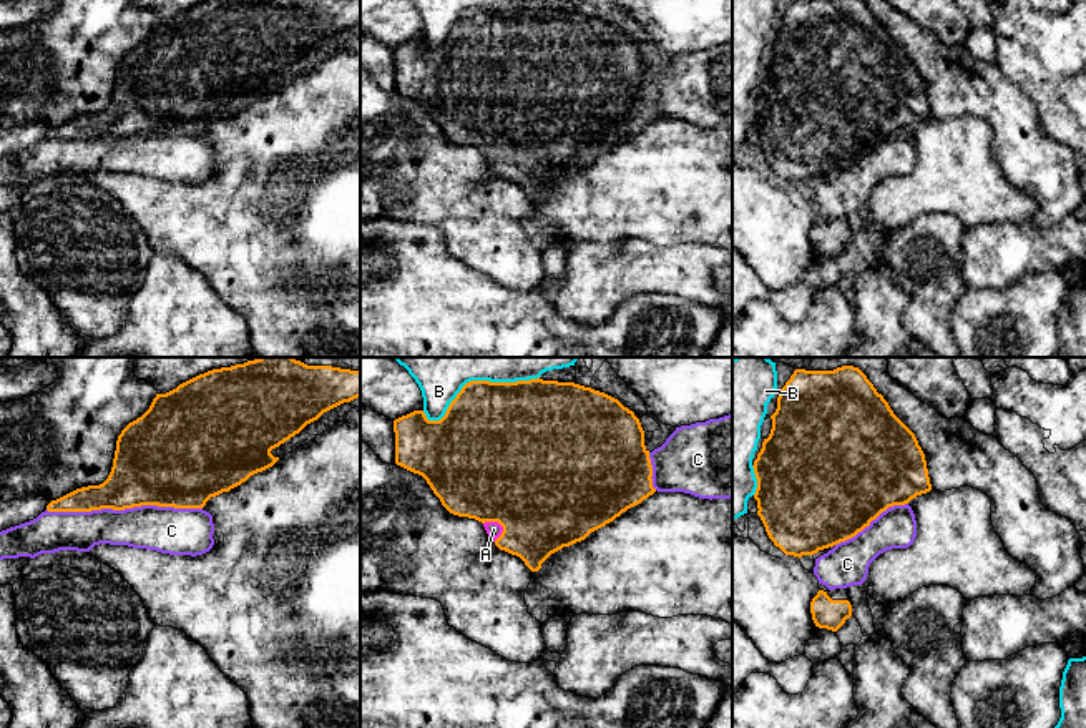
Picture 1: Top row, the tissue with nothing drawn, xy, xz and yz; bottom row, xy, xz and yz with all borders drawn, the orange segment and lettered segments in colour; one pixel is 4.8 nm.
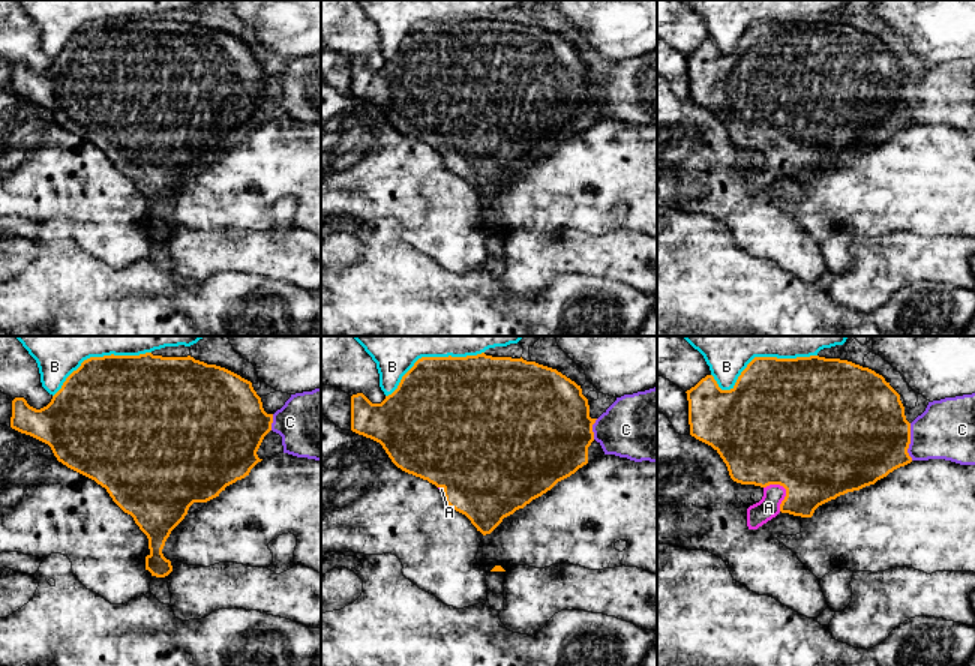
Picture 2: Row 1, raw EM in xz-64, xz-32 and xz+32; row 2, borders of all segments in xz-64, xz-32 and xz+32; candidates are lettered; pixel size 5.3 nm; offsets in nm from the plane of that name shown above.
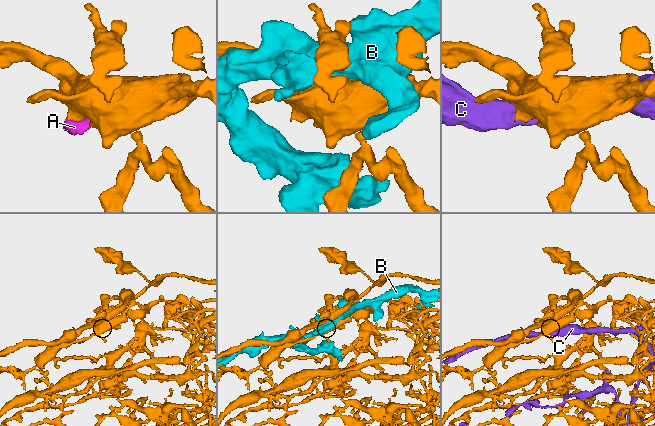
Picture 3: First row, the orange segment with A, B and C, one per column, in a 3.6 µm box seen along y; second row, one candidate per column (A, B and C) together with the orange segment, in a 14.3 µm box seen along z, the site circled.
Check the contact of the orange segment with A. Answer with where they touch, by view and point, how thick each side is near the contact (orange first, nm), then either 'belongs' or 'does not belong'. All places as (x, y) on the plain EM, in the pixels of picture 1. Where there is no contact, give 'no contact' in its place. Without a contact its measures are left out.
meets orange in xz at (500, 152); 500 nm thick on the orange side, 80 nm on the other; belongs

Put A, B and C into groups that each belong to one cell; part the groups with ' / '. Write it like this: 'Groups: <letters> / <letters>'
Groups: A / B / C

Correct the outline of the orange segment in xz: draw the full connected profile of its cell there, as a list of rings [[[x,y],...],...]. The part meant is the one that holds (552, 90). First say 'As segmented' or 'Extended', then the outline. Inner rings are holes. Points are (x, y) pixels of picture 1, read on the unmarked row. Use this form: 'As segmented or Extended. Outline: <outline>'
Extended. Outline: [[[540,5],[470,8],[440,48],[413,38],[394,48],[394,60],[395,91],[422,103],[450,141],[482,150],[488,166],[500,178],[520,184],[531,199],[538,199],[551,181],[585,168],[656,120],[639,47],[618,27],[575,10]]]

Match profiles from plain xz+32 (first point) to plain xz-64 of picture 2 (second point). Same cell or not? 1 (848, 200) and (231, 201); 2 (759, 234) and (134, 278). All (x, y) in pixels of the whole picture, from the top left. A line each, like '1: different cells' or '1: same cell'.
1: same cell
2: different cells

